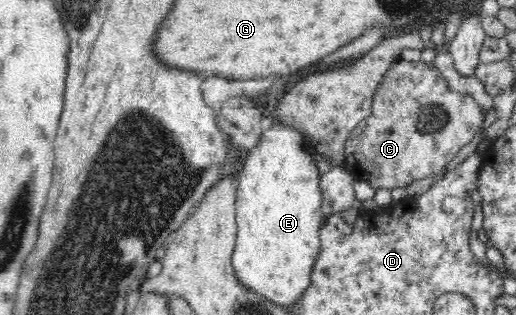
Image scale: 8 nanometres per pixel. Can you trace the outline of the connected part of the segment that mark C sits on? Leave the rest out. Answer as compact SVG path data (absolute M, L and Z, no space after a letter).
M398 59L393 61L382 78L382 87L373 95L371 110L359 120L347 134L343 144L343 163L356 180L365 180L375 189L383 187L405 187L415 179L442 174L461 148L473 142L485 115L473 94L461 93L461 90L449 90L449 82L436 67L418 62Z

